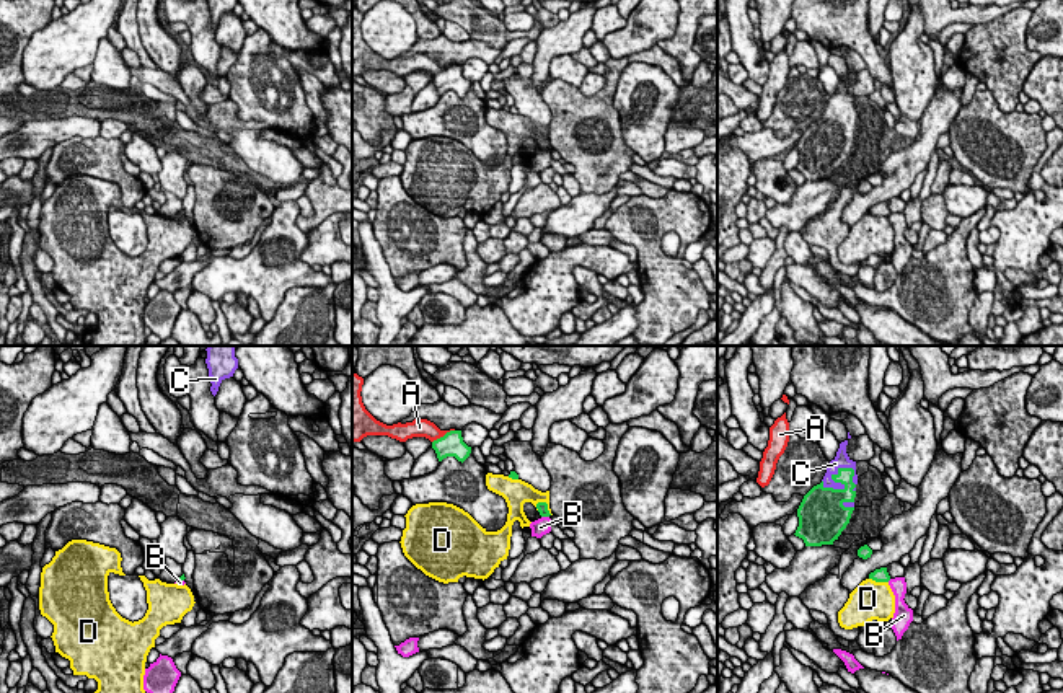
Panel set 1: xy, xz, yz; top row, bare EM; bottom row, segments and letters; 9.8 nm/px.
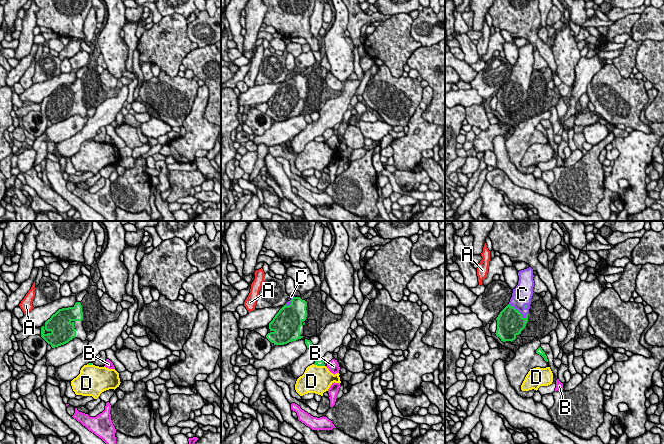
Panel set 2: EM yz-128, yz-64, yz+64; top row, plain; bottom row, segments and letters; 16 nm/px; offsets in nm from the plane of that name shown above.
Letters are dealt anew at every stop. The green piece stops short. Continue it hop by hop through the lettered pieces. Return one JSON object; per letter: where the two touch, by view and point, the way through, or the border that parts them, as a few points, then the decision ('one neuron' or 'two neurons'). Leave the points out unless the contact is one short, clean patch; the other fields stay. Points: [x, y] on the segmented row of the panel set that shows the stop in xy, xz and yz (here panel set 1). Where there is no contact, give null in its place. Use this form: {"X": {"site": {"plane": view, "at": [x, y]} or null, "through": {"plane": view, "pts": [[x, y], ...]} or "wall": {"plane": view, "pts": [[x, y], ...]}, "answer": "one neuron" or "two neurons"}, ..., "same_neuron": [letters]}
{"A": {"site": {"plane": "xz", "at": [444, 436]}, "wall": {"plane": "xz", "pts": [[454, 429], [432, 442]]}, "answer": "two neurons"}, "B": {"site": {"plane": "xz", "at": [545, 516]}, "wall": {"plane": "xz", "pts": [[542, 516], [548, 517]]}, "answer": "two neurons"}, "C": {"site": {"plane": "yz", "at": [837, 481]}, "answer": "one neuron"}, "D": {"site": {"plane": "yz", "at": [879, 581]}, "answer": "two neurons"}, "same_neuron": ["C"]}

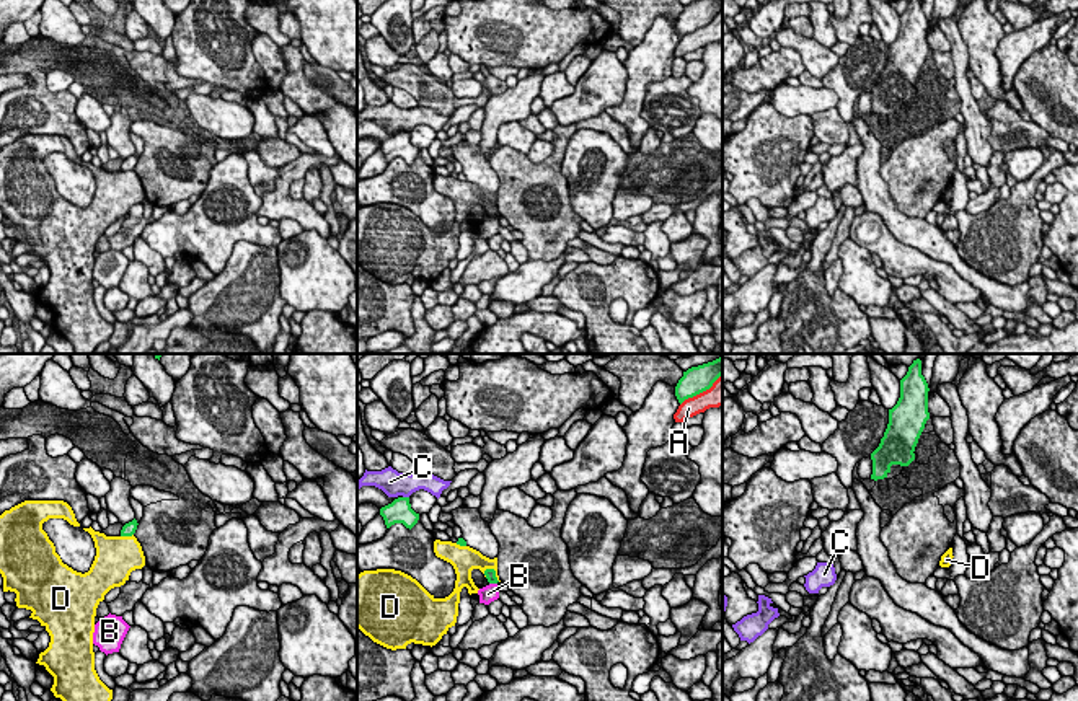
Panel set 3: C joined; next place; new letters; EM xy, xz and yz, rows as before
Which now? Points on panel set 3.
{"A": {"site": {"plane": "xz", "at": [702, 392]}, "answer": "two neurons"}, "B": {"site": {"plane": "xz", "at": [493, 582]}, "wall": {"plane": "xz", "pts": [[490, 582], [496, 584]]}, "answer": "two neurons"}, "C": {"site": {"plane": "xz", "at": [406, 498]}, "answer": "two neurons"}, "D": {"site": {"plane": "xy", "at": [126, 535]}, "answer": "two neurons"}, "same_neuron": []}

